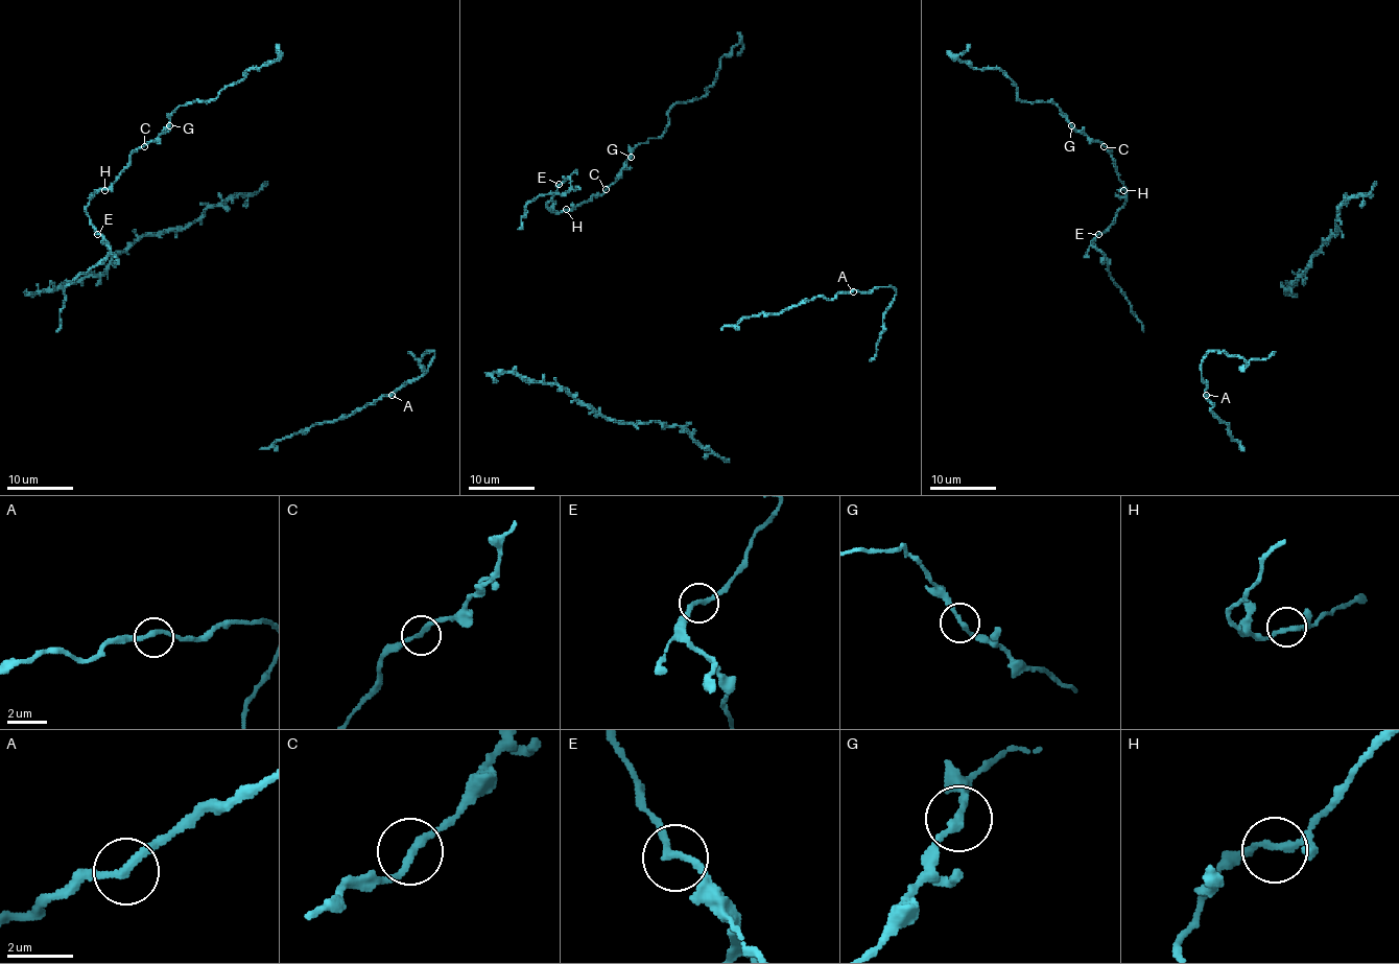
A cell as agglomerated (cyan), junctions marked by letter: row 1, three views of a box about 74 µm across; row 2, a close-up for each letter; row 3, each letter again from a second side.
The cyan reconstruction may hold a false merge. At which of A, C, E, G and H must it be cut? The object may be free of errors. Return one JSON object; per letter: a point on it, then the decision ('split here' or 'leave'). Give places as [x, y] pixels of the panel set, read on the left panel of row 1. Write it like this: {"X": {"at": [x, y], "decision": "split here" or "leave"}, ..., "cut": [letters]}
{"A": {"at": [392, 395], "decision": "leave"}, "C": {"at": [144, 146], "decision": "leave"}, "E": {"at": [97, 234], "decision": "leave"}, "G": {"at": [169, 125], "decision": "leave"}, "H": {"at": [104, 190], "decision": "leave"}, "cut": []}

